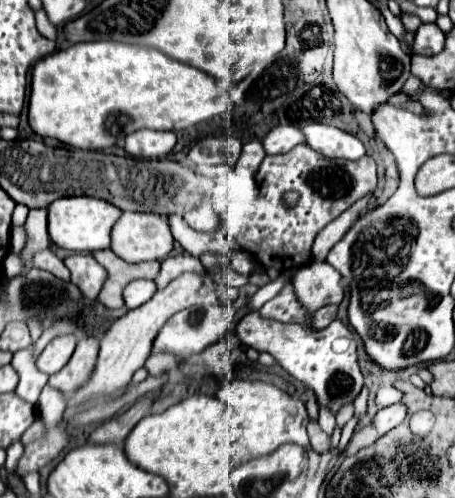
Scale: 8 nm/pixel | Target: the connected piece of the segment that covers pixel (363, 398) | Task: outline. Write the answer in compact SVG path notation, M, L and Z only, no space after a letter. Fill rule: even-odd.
M364 387L362 393L358 395L358 399L354 401L354 417L364 417L366 415L366 401L368 401L368 389Z

